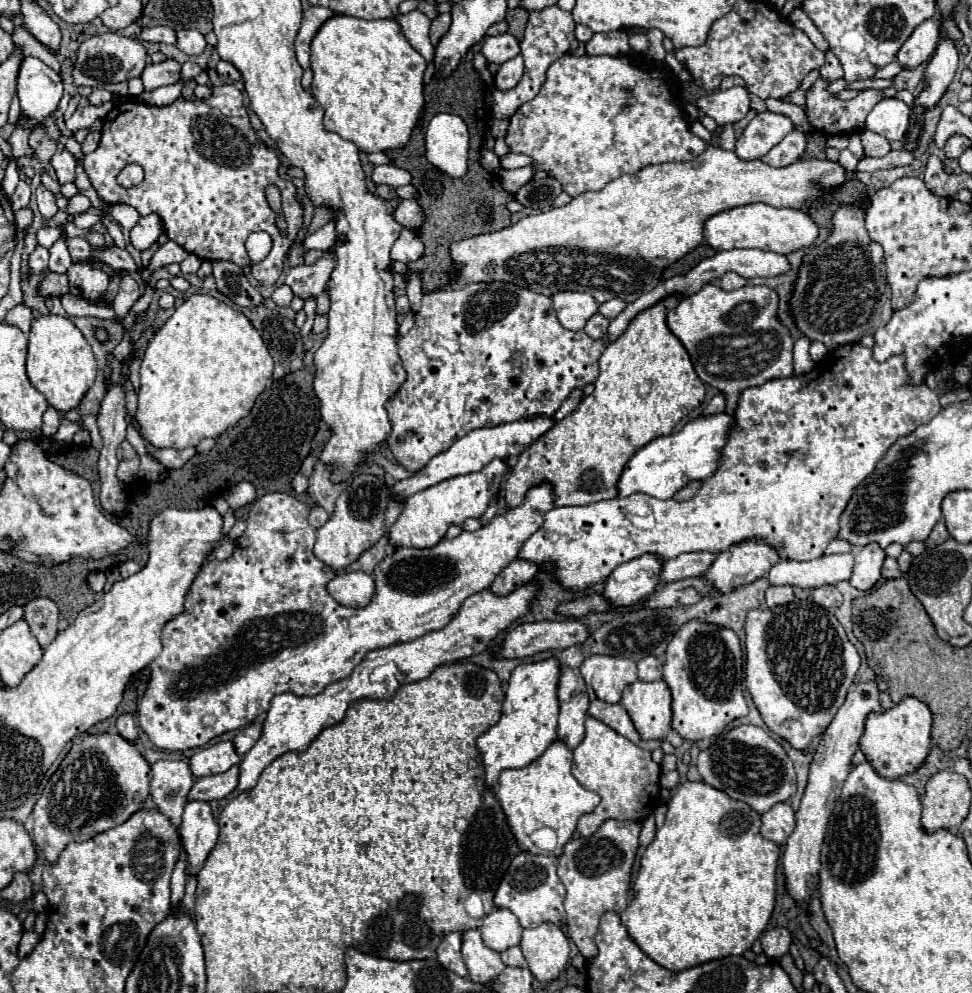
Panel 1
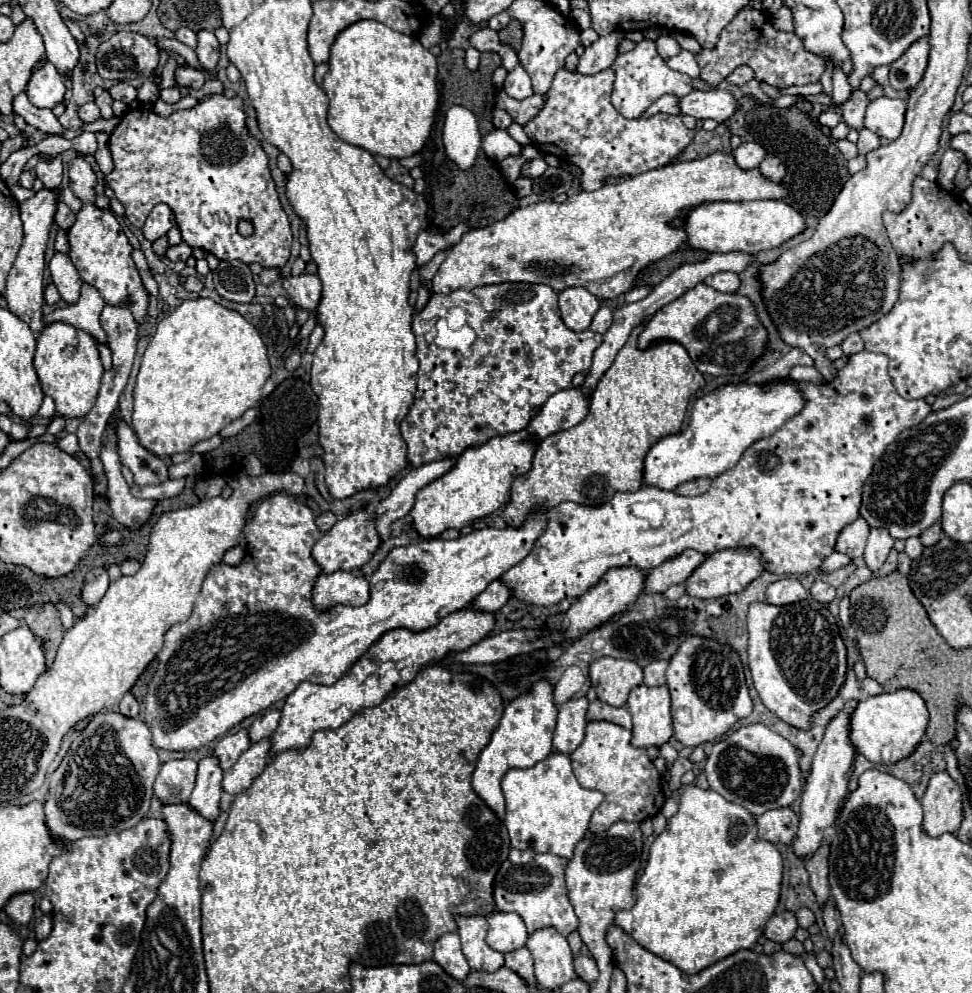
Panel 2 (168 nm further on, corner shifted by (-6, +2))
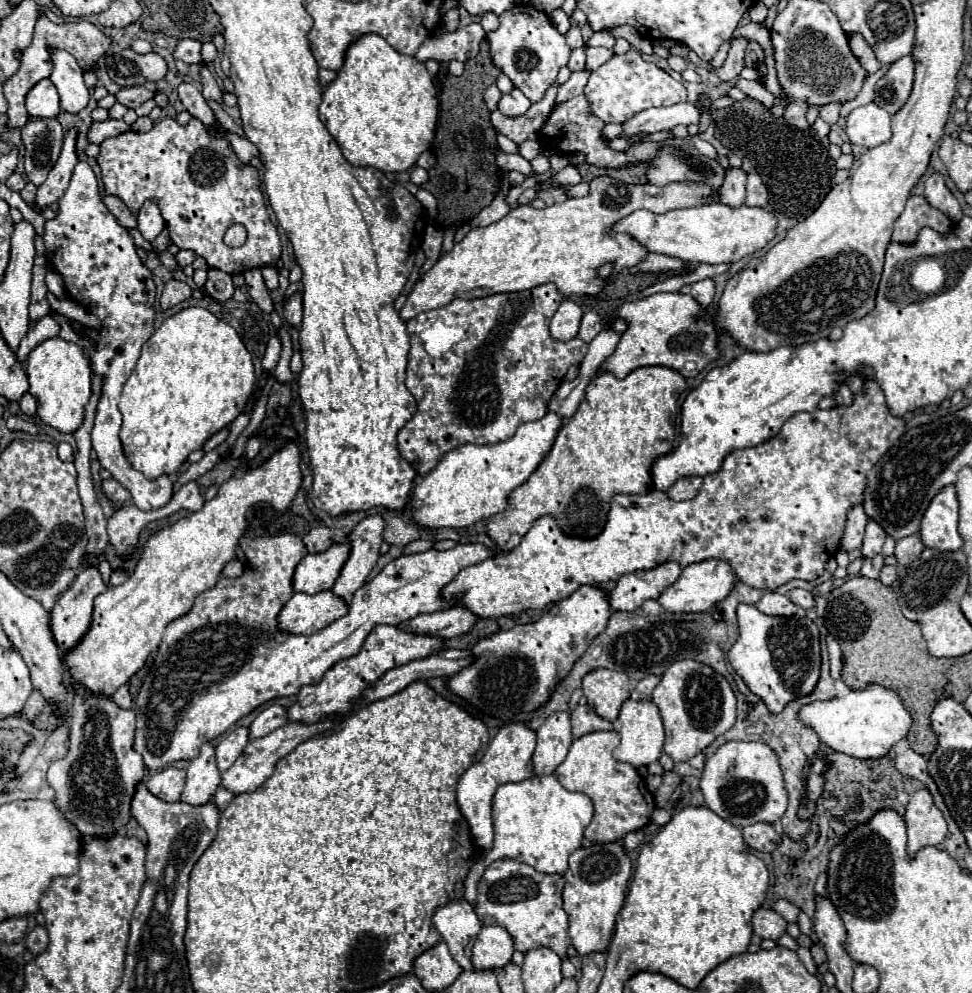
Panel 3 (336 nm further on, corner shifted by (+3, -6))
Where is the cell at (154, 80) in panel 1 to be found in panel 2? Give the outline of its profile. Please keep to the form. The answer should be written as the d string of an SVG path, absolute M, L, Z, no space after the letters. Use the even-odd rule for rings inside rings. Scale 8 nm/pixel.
M178 65L174 77L176 77L178 87L188 87L188 89L200 89L204 85L204 81L206 81L204 71L188 67L188 65Z

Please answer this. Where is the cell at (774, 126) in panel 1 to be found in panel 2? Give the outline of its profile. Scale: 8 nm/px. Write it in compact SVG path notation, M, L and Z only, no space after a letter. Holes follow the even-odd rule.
M742 143L734 151L734 159L742 169L758 167L764 157L766 157L766 149L762 149L762 145L758 145L758 143Z

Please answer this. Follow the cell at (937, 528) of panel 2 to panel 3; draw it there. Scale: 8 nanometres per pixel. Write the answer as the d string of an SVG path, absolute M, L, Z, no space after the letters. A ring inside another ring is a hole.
M917 533L899 539L897 545L895 545L895 557L897 557L897 563L903 565L903 567L909 565L911 561L915 561L915 559L921 555L923 549L925 549L925 547L923 547L923 543L921 543L921 539L919 539Z

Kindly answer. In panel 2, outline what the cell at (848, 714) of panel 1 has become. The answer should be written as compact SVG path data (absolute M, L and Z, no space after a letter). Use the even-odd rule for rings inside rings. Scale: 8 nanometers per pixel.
M848 701L844 705L844 709L828 723L824 739L818 745L818 751L814 755L810 775L804 783L802 805L800 805L800 825L798 825L796 839L792 843L794 853L804 861L810 859L820 849L824 831L834 823L836 813L848 795L850 773L854 771L854 757L856 757L856 749L850 741L850 713L854 713L856 705L858 705L858 701Z

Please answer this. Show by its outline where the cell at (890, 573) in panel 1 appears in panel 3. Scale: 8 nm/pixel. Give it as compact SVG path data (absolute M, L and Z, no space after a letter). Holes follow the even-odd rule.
M877 555L877 557L873 557L873 559L865 559L865 561L863 561L861 575L869 577L869 579L877 579L881 567L883 567L883 555Z

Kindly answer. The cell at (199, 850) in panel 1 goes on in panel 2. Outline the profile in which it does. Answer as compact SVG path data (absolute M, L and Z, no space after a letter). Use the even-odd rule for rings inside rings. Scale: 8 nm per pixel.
M208 755L198 763L198 777L196 787L190 797L190 807L206 817L206 821L216 823L220 815L220 783L222 783L222 769L218 767L218 759Z

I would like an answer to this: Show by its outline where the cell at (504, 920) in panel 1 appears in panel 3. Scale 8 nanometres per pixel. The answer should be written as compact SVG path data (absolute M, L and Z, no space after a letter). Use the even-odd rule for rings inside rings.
M499 925L483 927L473 945L471 963L477 971L485 969L501 969L511 961L513 955L513 939Z

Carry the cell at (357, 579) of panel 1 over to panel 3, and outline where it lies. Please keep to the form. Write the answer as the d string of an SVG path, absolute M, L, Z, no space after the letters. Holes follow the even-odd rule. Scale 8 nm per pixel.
M321 591L317 595L307 595L307 593L295 593L281 609L281 613L277 615L277 625L279 631L283 633L291 633L291 635L313 635L317 631L321 631L323 627L327 627L329 623L341 619L343 615L347 615L347 603L333 595L331 591Z

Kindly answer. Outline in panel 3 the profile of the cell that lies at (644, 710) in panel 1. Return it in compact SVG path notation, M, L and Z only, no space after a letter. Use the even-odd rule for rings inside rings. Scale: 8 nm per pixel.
M627 699L621 707L619 723L621 723L621 731L619 731L621 743L613 749L613 757L617 761L629 763L633 767L643 767L643 765L651 765L651 763L659 761L659 757L663 753L665 733L663 733L663 721L661 721L661 715L659 715L659 709L655 703Z

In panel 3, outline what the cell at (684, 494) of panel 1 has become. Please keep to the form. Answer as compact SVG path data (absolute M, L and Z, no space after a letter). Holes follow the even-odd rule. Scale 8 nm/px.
M681 477L677 479L671 489L667 491L667 495L673 499L673 501L687 501L687 499L693 499L699 491L703 483L703 477Z

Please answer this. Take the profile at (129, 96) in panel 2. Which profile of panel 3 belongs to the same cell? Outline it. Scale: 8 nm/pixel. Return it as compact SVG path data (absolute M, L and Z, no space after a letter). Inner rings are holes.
M135 85L135 87L125 87L117 93L117 101L123 103L125 107L129 109L137 109L141 103L145 103L147 99L153 99L155 97L155 91L149 91L141 85Z

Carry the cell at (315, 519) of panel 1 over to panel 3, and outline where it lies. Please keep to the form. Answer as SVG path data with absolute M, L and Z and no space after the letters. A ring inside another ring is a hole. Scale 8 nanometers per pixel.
M315 527L311 529L305 537L303 537L303 543L307 547L309 553L321 553L325 549L331 547L331 531L329 527Z

